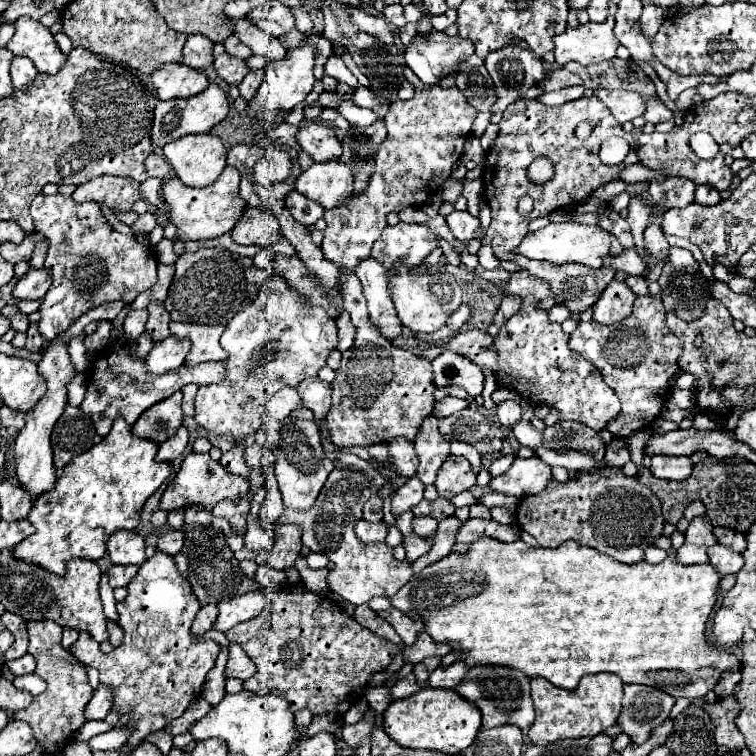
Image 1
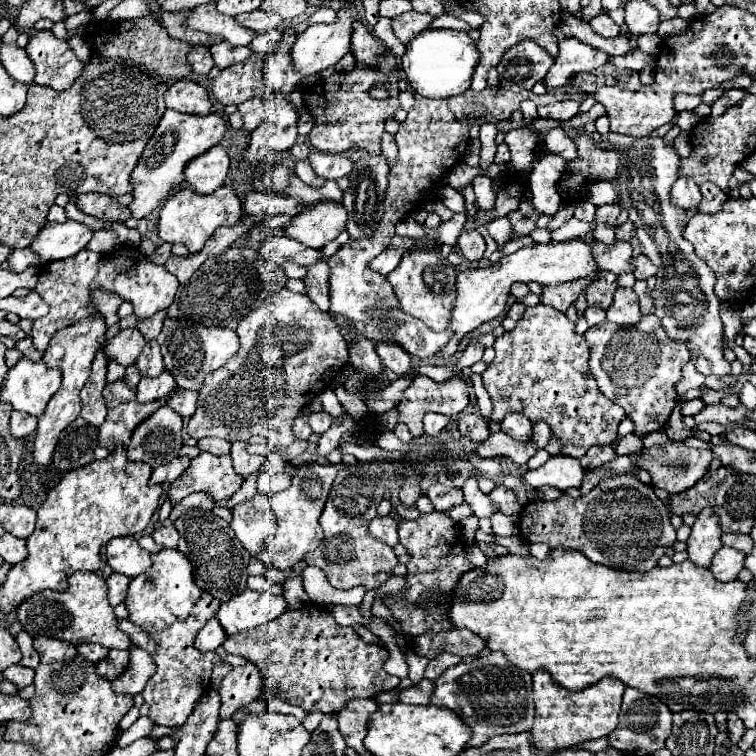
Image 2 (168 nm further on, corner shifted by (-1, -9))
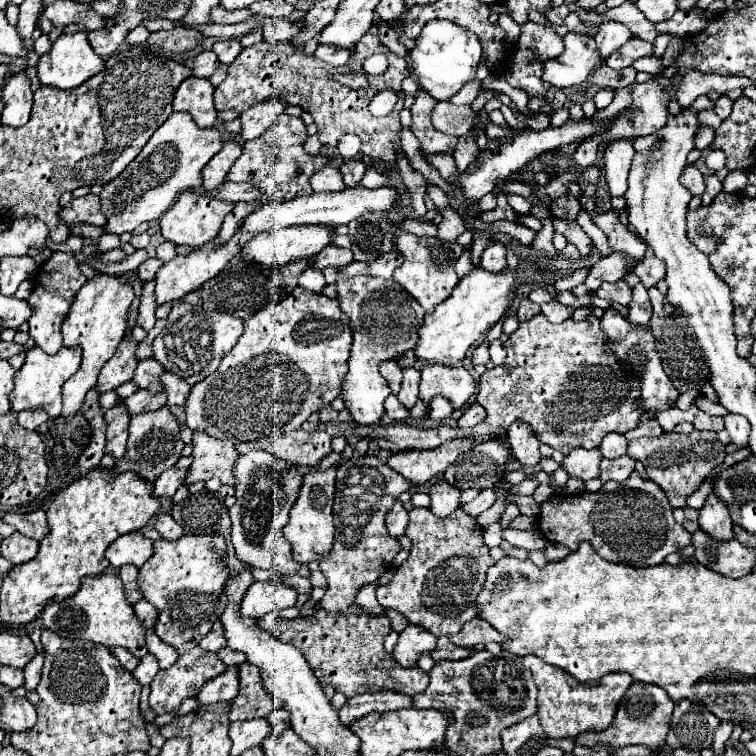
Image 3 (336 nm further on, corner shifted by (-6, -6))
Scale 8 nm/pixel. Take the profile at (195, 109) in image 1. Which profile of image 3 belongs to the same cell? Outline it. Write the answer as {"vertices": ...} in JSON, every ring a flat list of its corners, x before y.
{"vertices":[[173,112,173,116,155,130,141,154,115,180,111,180,111,184,103,186,99,198,101,212,107,216,107,232,131,232,143,222,161,218,181,192,201,186,201,170,221,150,221,146,219,130,203,130,193,122,191,114]]}

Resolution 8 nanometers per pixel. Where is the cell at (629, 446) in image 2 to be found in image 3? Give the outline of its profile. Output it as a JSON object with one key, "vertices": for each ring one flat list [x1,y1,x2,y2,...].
{"vertices":[[645,420,645,422,641,422,635,430,627,432,625,436,627,436,629,440,635,440,635,438,641,438,641,436,661,436,661,434,663,434,663,428,659,426,657,420]]}

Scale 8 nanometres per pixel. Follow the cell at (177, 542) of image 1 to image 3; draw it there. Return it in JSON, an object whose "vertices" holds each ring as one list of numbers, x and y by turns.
{"vertices":[[159,514,157,522,155,522,155,530,163,538,169,538,169,540,175,540,175,538,181,538,183,536,183,528,173,520,171,514]]}

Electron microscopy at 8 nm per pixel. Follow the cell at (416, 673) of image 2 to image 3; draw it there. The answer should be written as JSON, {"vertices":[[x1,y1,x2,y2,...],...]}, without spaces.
{"vertices":[[409,624,399,634,399,642,393,650,393,656,403,668,415,668,417,656,421,652,433,650,435,644,437,644,437,636,431,636,431,632,427,632,425,628,419,628,417,624]]}

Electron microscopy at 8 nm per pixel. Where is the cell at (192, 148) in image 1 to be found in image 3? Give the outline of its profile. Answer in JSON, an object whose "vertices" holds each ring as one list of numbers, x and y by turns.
{"vertices":[[225,142,223,148,207,162,207,166,203,168,203,188,207,192,219,188,225,182,225,176,231,168,231,164,239,158,241,154,241,144,239,142]]}

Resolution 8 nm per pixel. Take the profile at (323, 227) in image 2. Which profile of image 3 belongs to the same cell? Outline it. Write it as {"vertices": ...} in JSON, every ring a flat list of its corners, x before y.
{"vertices":[[291,226,253,236,241,250,241,258,265,266,285,266,321,252,329,244,331,232,323,226]]}

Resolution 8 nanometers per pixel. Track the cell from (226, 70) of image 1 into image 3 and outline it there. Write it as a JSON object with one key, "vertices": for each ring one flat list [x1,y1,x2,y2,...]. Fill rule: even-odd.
{"vertices":[[367,32,359,44,355,44,355,58,351,58,345,66,331,68,331,65,317,59,306,56,302,50,298,50,291,42,271,44,265,38,257,42,251,48,243,48,237,60,229,66,227,78,215,88,215,108,217,112,233,110,237,114,251,108,251,104,257,104,259,100,287,100,289,106,299,106,305,112,309,112,319,126,319,140,327,148,335,148,341,136,345,134,357,134,361,138,361,152,373,160,383,162,395,162,401,154,401,122,399,112,403,110,403,90,401,80,409,76,409,64,405,58,395,56,389,48,385,48,377,34],[373,54,385,54,389,60,389,68,381,76,371,76,369,86,365,90,351,90,347,86,341,86,339,82,331,80,329,76,333,72,363,72,363,62],[393,88,399,96,397,106,391,114,385,118,375,118,367,110,371,98,375,96,375,90]]}

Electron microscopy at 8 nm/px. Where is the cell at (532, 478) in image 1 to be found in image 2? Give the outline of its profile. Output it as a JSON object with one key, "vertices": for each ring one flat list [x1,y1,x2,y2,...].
{"vertices":[[552,455,546,465,542,465,536,471,526,471,520,475,520,479,534,487,536,491,542,485,550,485,556,487,560,491,566,491,570,487,580,487,584,477,584,469,580,465,578,459,570,457,570,455]]}

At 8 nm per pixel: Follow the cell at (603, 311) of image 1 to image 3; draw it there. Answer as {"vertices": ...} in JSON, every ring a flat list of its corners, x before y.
{"vertices":[[637,284,633,288,633,300,629,304,629,322,633,324,649,324,653,314,653,306,647,294,647,288,643,284]]}

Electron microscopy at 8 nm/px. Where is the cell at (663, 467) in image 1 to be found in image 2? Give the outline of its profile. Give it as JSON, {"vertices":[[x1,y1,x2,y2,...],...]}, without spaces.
{"vertices":[[674,443,644,449,644,453,652,455,654,459,642,459,640,467,646,467,646,471,652,475,654,487,660,487,668,493,680,493,694,487,694,483,706,475,712,461,712,453,708,449,690,449]]}

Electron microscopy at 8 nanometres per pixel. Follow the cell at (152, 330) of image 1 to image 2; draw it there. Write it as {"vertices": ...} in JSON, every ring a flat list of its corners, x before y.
{"vertices":[[148,341,142,355,136,359,136,367,140,369,142,375,148,375,148,377,156,377,164,371,164,361,162,361,162,355,160,355,160,347,158,347,158,341]]}

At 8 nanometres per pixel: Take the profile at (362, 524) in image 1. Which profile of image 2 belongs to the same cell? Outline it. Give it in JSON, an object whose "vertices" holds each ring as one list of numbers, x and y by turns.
{"vertices":[[376,517,370,525,368,525,370,535,374,535,376,539,384,541,386,545,394,547,398,543,398,525,392,517]]}

